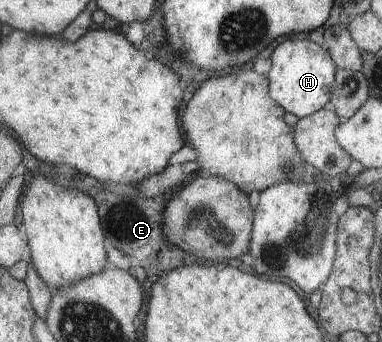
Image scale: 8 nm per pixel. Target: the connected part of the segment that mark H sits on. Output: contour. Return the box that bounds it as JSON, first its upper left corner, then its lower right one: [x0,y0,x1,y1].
[266,39,335,119]

